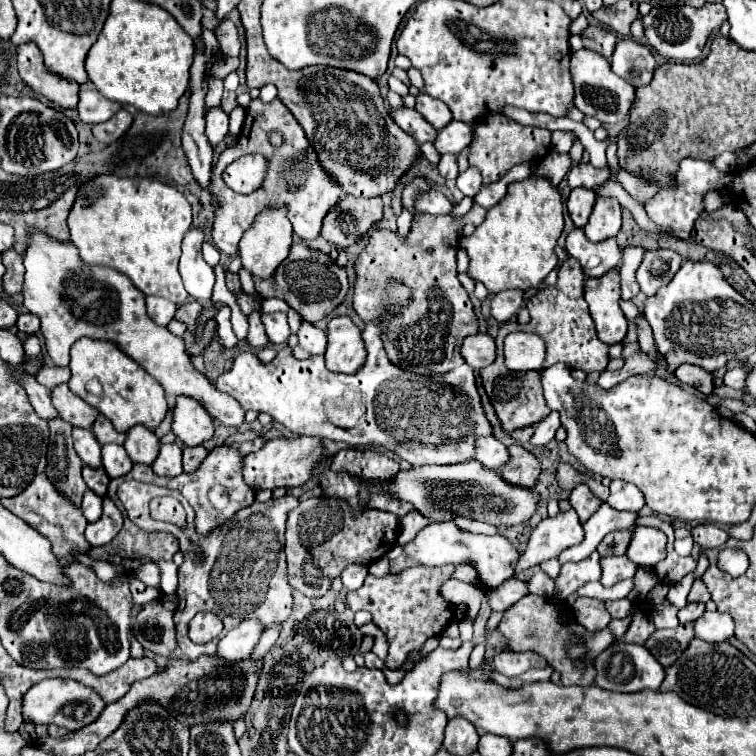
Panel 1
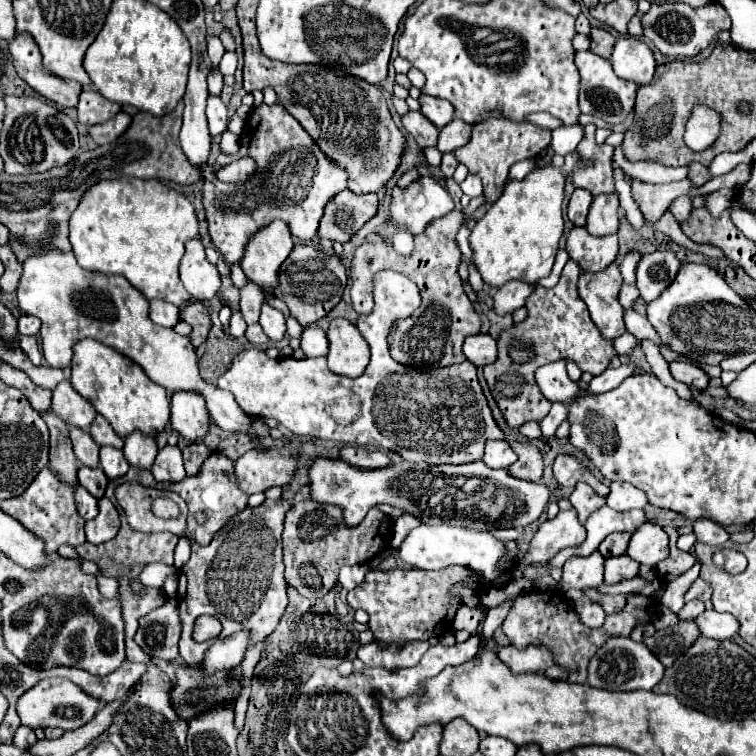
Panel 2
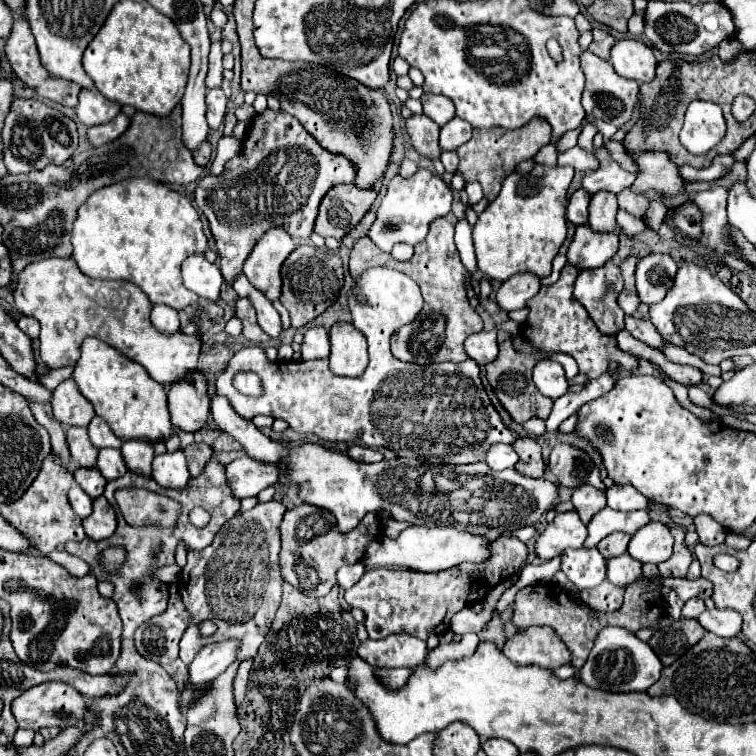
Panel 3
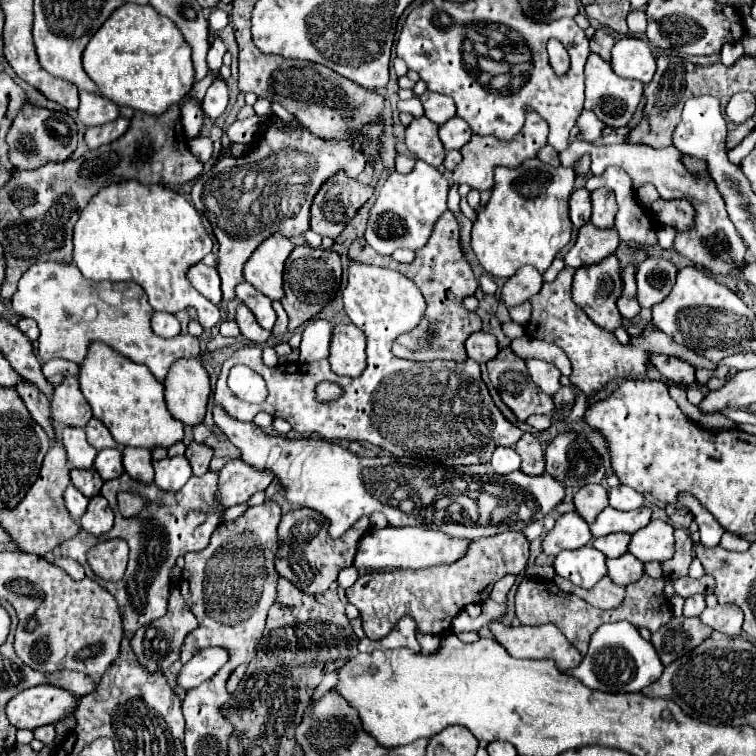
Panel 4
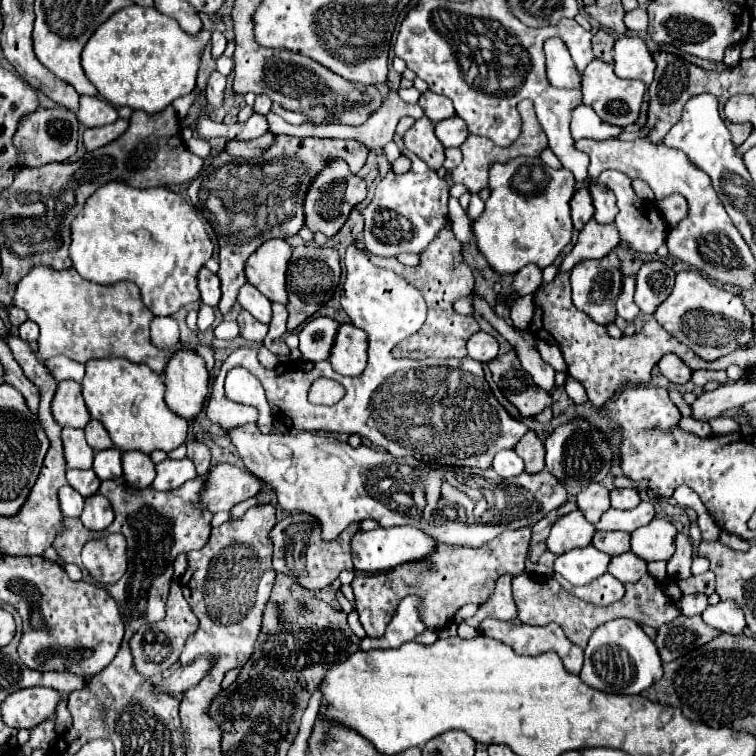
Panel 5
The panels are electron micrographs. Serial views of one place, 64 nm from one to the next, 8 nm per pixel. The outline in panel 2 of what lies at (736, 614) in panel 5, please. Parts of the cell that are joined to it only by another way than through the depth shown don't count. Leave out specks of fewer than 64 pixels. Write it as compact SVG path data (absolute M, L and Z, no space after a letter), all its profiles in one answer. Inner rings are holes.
M706 610L696 618L696 624L700 632L706 638L716 638L716 640L728 640L738 634L740 622L732 614L720 614L716 610Z

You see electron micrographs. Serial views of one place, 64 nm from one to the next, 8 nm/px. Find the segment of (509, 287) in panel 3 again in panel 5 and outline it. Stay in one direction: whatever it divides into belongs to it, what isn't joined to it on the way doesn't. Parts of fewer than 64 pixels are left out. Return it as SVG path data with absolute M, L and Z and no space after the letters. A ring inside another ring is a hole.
M536 264L524 266L516 276L514 276L514 290L518 294L532 294L538 286L542 284L542 270Z

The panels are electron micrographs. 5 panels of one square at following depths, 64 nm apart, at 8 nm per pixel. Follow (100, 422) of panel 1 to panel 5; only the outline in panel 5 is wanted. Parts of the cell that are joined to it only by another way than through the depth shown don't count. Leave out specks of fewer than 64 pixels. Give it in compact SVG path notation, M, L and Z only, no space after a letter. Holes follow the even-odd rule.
M90 420L90 422L86 424L84 432L86 432L86 442L88 442L96 452L112 446L112 440L110 440L106 428L104 428L98 420Z

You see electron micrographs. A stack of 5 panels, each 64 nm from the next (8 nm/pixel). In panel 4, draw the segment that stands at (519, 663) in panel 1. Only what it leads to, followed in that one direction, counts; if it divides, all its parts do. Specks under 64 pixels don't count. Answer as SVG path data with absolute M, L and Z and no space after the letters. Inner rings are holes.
M494 620L488 630L516 658L552 658L560 670L576 668L582 662L582 654L552 624L506 626Z

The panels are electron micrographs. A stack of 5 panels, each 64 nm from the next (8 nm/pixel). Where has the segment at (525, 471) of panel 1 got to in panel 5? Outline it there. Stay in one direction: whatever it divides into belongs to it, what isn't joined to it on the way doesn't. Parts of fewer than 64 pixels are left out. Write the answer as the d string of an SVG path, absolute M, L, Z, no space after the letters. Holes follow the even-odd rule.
M528 430L528 434L524 434L524 438L516 444L514 452L524 460L526 472L540 472L544 468L544 444L536 432Z

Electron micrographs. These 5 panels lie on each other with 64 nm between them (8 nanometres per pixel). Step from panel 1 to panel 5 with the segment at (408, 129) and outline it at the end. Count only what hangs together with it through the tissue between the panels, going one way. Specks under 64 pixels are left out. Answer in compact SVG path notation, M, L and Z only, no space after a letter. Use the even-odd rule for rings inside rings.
M424 116L404 134L404 146L424 160L432 170L438 170L444 162L444 146L434 134L434 124Z

